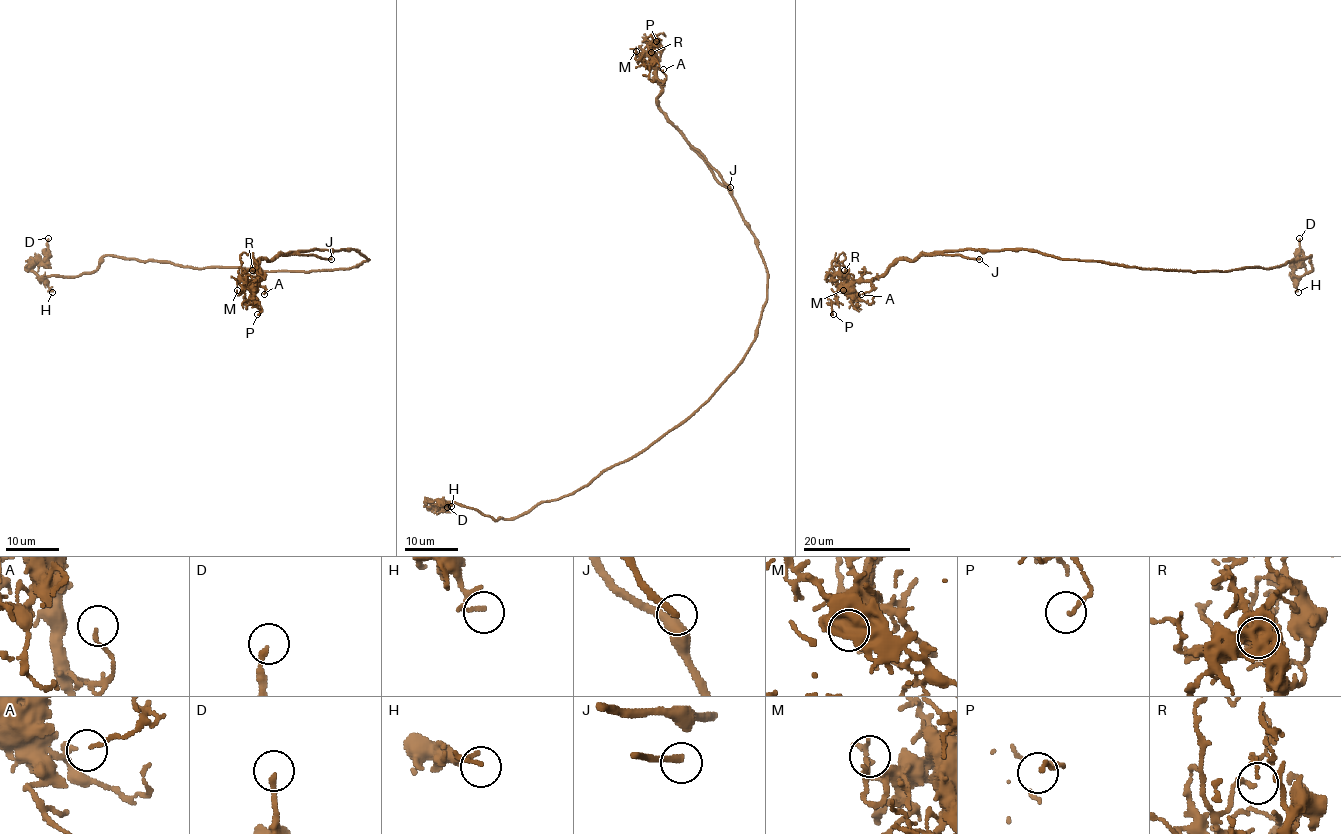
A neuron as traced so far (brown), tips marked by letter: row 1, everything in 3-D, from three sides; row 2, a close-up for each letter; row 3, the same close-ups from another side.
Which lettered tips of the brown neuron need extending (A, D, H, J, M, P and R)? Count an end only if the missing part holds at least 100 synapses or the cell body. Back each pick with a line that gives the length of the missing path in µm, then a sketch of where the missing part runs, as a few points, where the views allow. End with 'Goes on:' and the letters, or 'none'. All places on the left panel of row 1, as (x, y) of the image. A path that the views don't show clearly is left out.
J: missing 100 µm
Goes on: J

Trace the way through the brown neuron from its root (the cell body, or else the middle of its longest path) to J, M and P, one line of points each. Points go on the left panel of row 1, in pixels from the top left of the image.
J: (339, 269), (354, 267), (368, 259), (354, 249), (297, 251), (331, 259)
M: (339, 269), (368, 259), (354, 249), (279, 253), (260, 261), (261, 275), (252, 288), (237, 290)
P: (339, 269), (368, 259), (354, 249), (297, 250), (261, 259), (261, 275), (253, 292), (261, 308), (257, 314)

